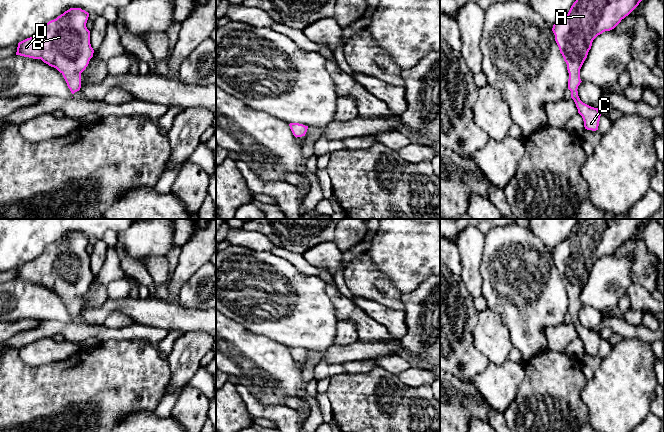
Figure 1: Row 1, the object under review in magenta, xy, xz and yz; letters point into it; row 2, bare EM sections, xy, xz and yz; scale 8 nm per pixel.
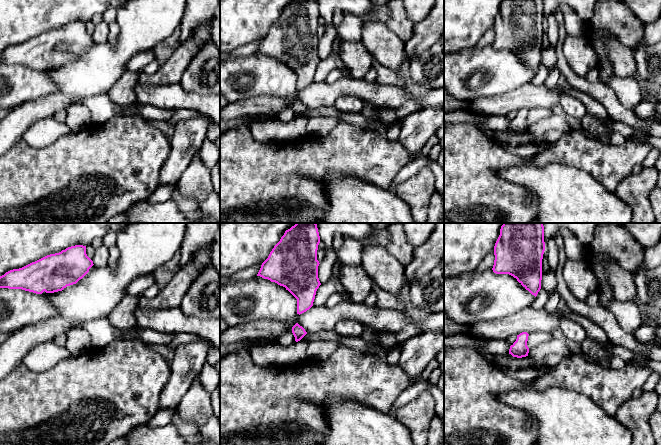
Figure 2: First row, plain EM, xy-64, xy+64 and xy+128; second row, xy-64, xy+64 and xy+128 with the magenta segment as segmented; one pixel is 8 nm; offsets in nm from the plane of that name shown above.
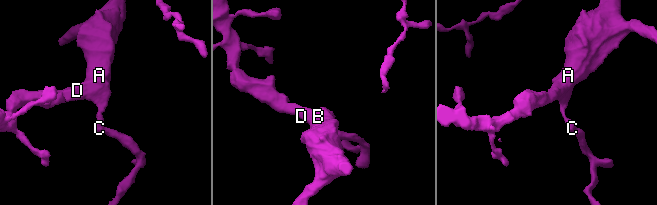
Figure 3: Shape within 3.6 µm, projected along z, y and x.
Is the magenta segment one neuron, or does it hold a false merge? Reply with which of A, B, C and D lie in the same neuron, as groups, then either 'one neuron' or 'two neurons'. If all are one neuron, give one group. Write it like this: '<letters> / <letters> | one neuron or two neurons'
A B C D | one neuron

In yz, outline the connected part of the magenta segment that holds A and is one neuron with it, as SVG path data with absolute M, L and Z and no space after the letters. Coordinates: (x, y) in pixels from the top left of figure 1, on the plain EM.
M578 219L567 239L553 249L552 255L569 297L568 313L587 354L598 354L598 332L583 327L578 320L580 293L593 264L614 253L639 227L651 219Z

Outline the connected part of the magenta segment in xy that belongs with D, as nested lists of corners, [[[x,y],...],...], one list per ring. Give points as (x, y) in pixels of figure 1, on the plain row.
[[[70,232],[32,261],[19,266],[16,279],[41,283],[56,292],[74,318],[81,312],[81,297],[94,277],[86,251],[88,241],[85,234]]]

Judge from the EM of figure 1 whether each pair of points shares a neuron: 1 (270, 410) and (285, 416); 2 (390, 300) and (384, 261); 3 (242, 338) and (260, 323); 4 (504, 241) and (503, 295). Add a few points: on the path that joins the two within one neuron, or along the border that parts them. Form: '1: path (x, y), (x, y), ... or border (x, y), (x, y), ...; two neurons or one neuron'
1: path (274, 413), (281, 415); one neuron
2: border (372, 259), (375, 266), (402, 293); two neurons
3: border (231, 318), (252, 332), (273, 340); two neurons
4: path (504, 254), (504, 282); one neuron

